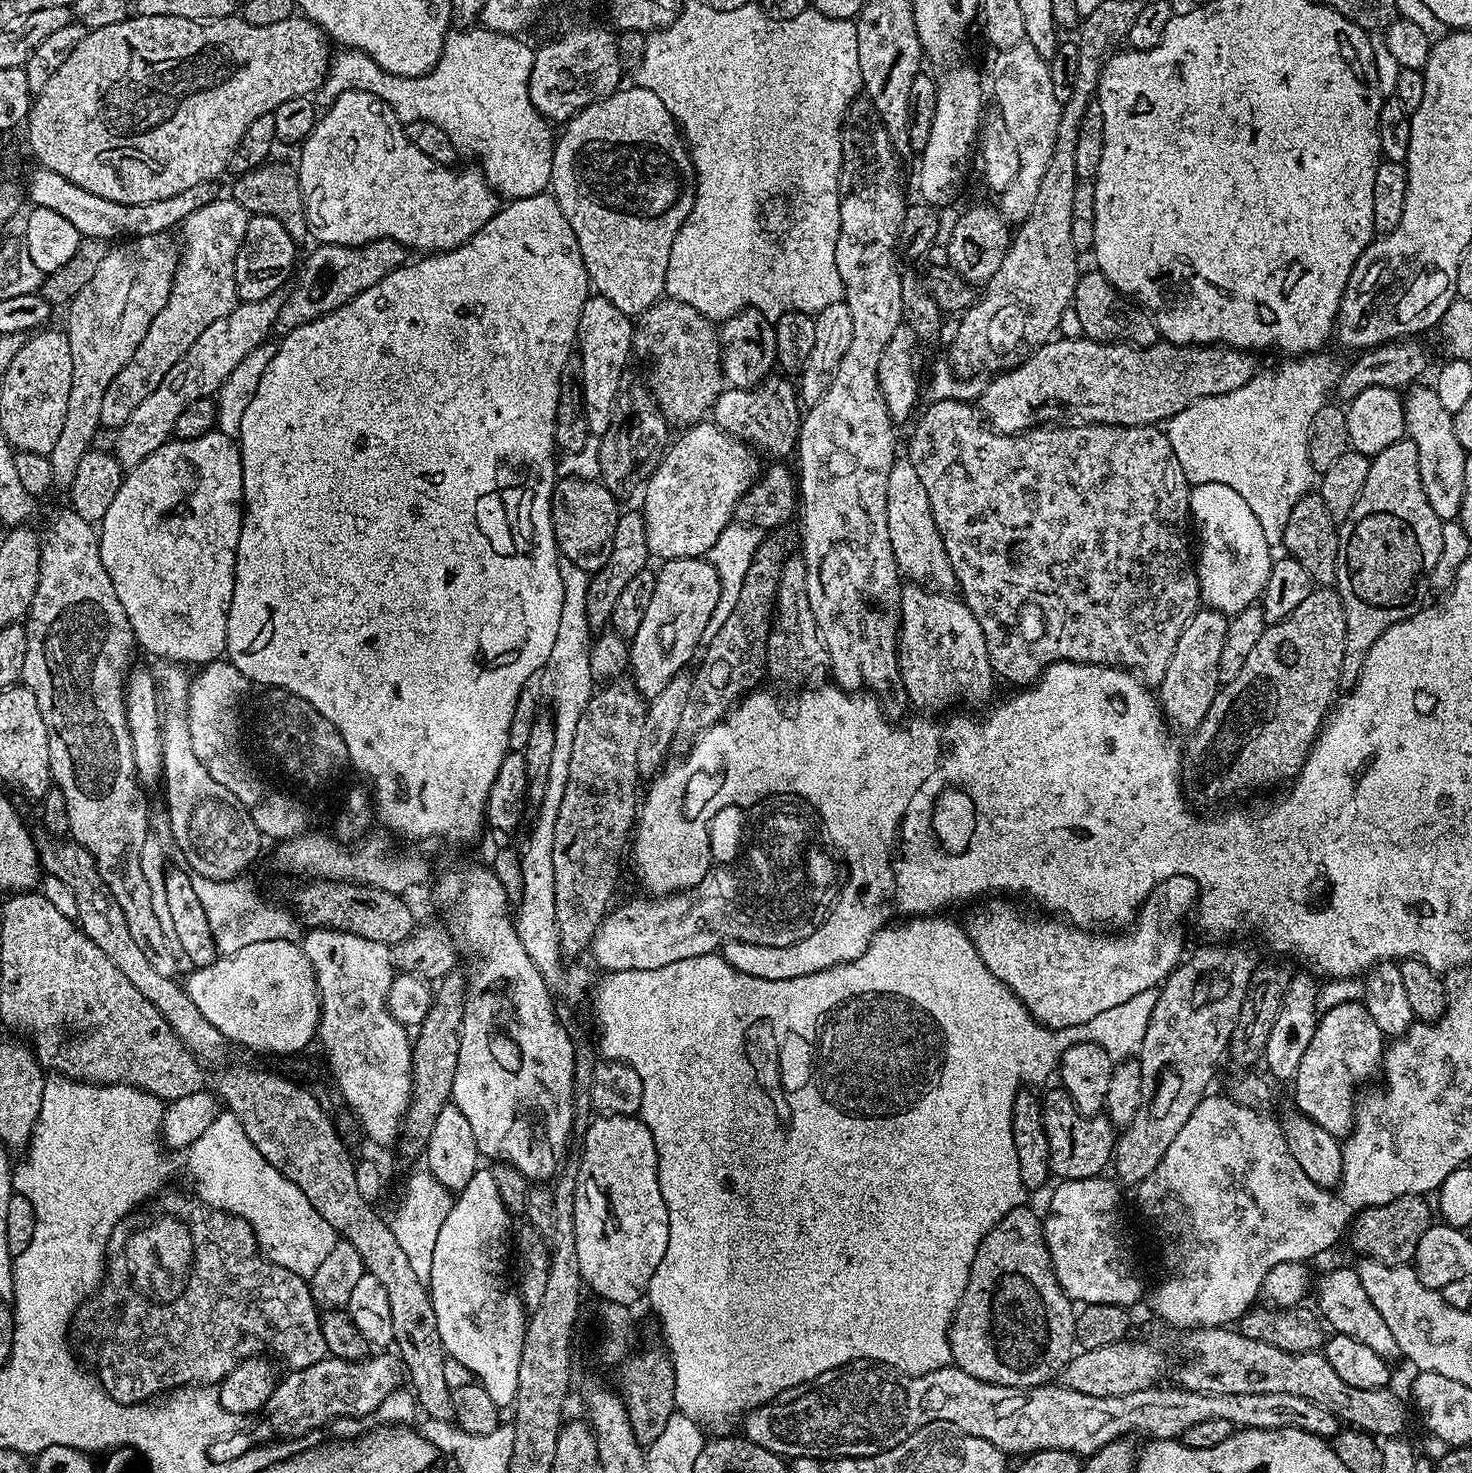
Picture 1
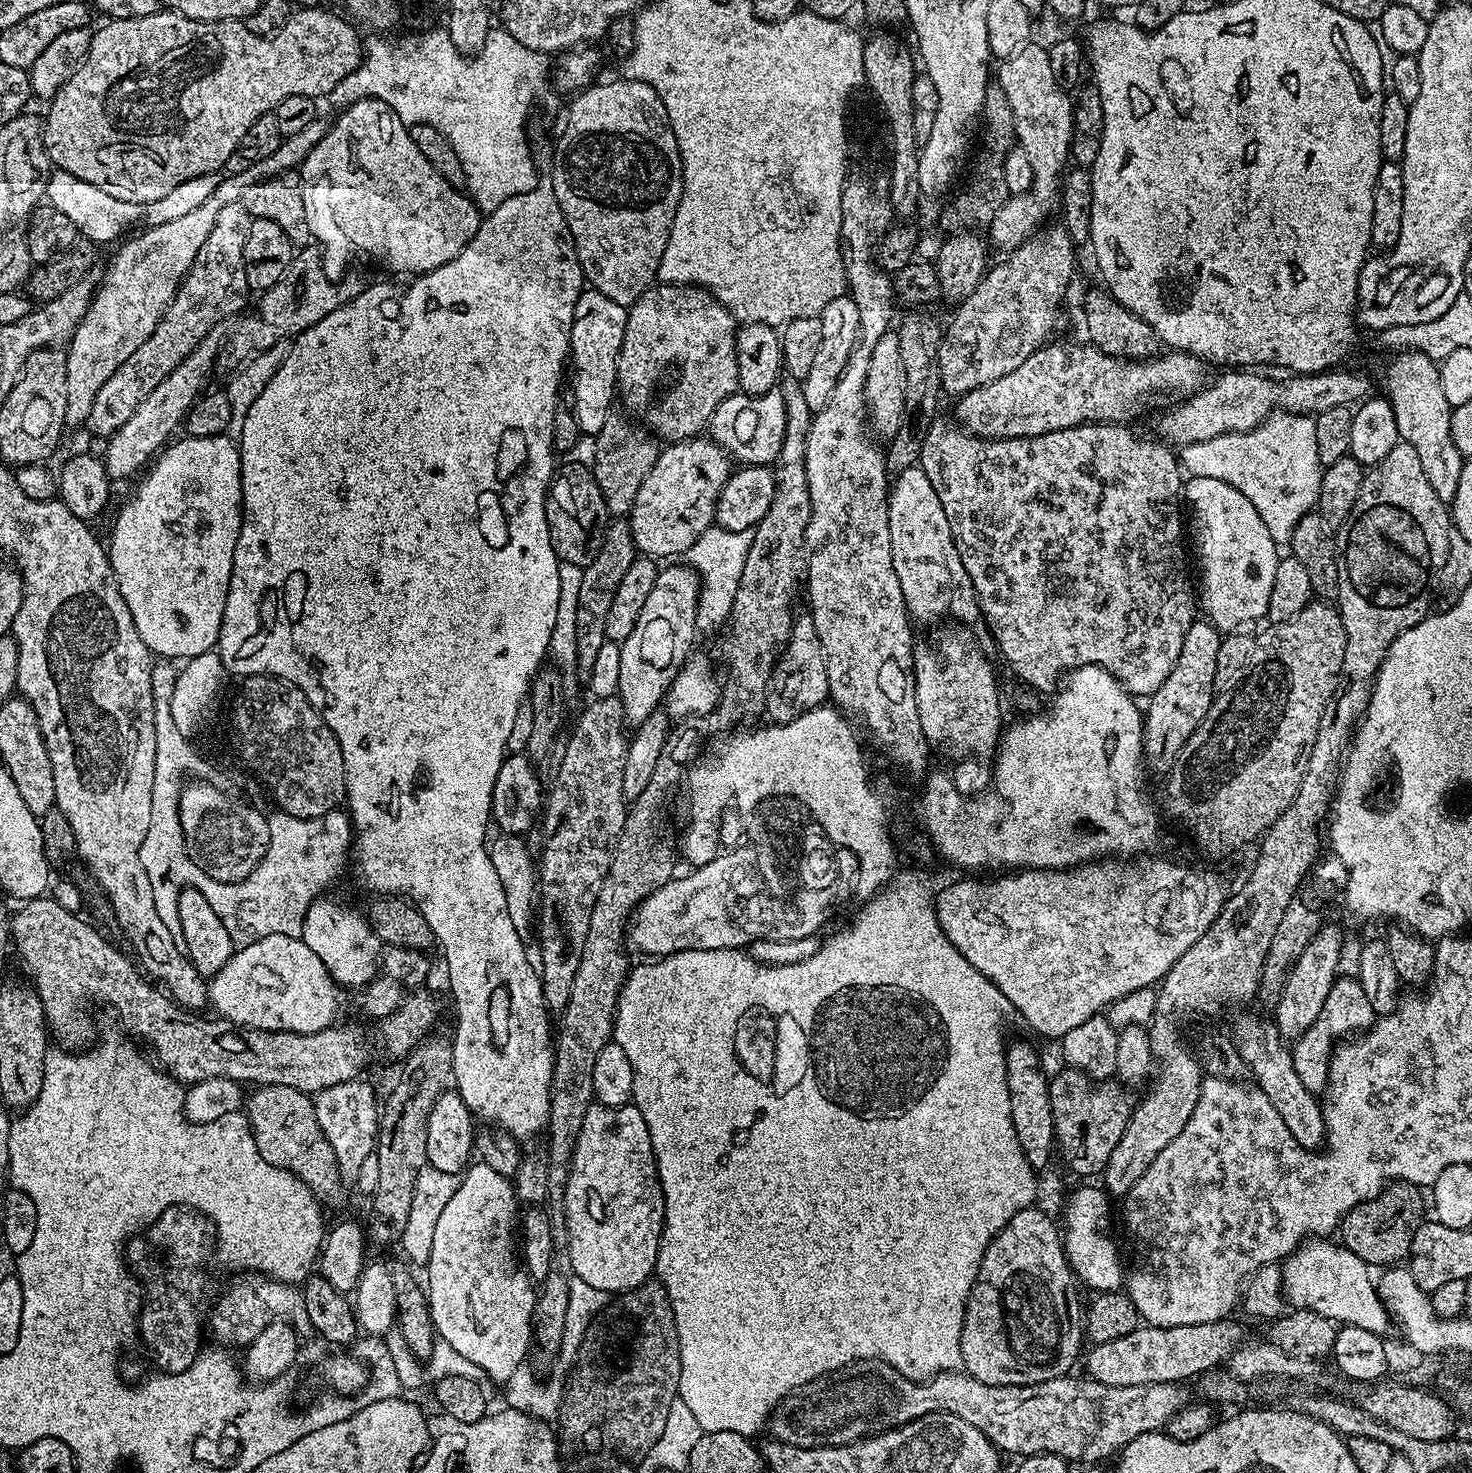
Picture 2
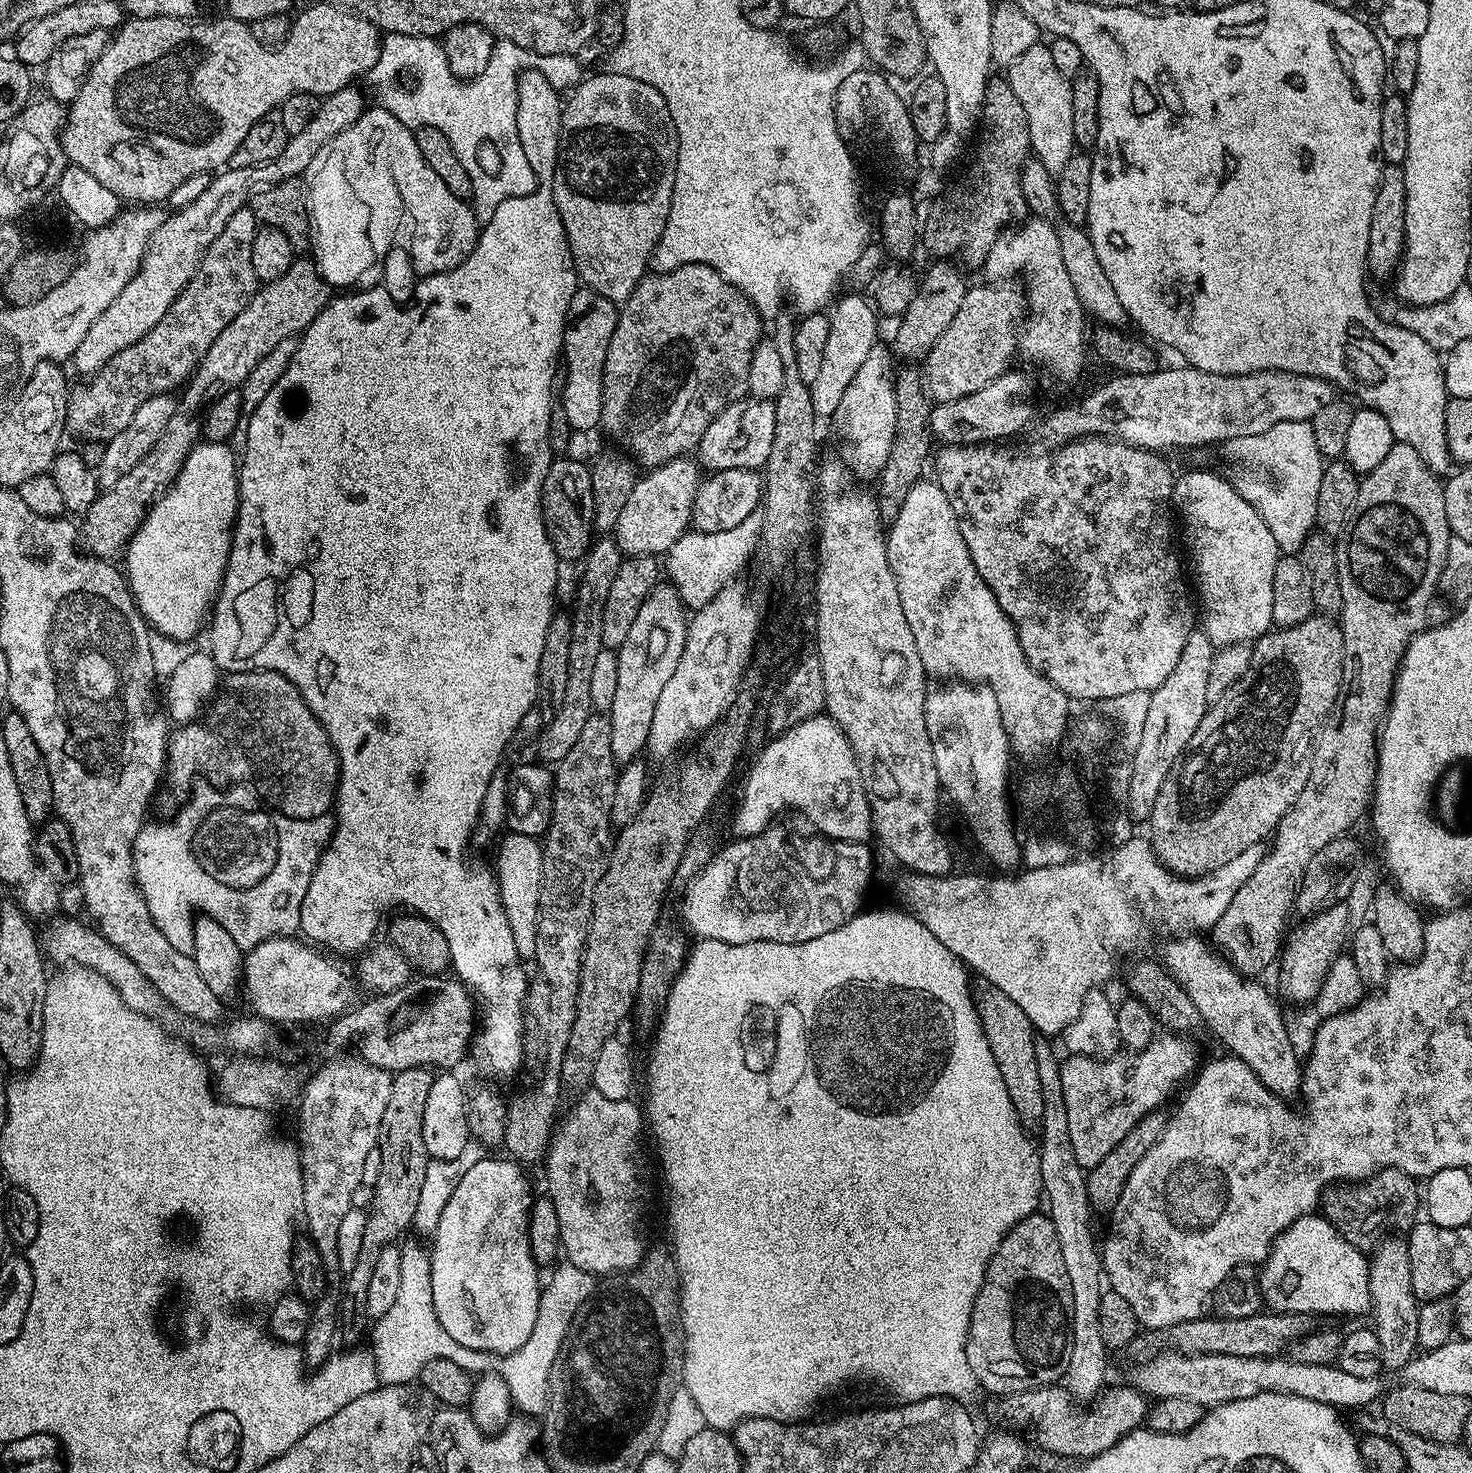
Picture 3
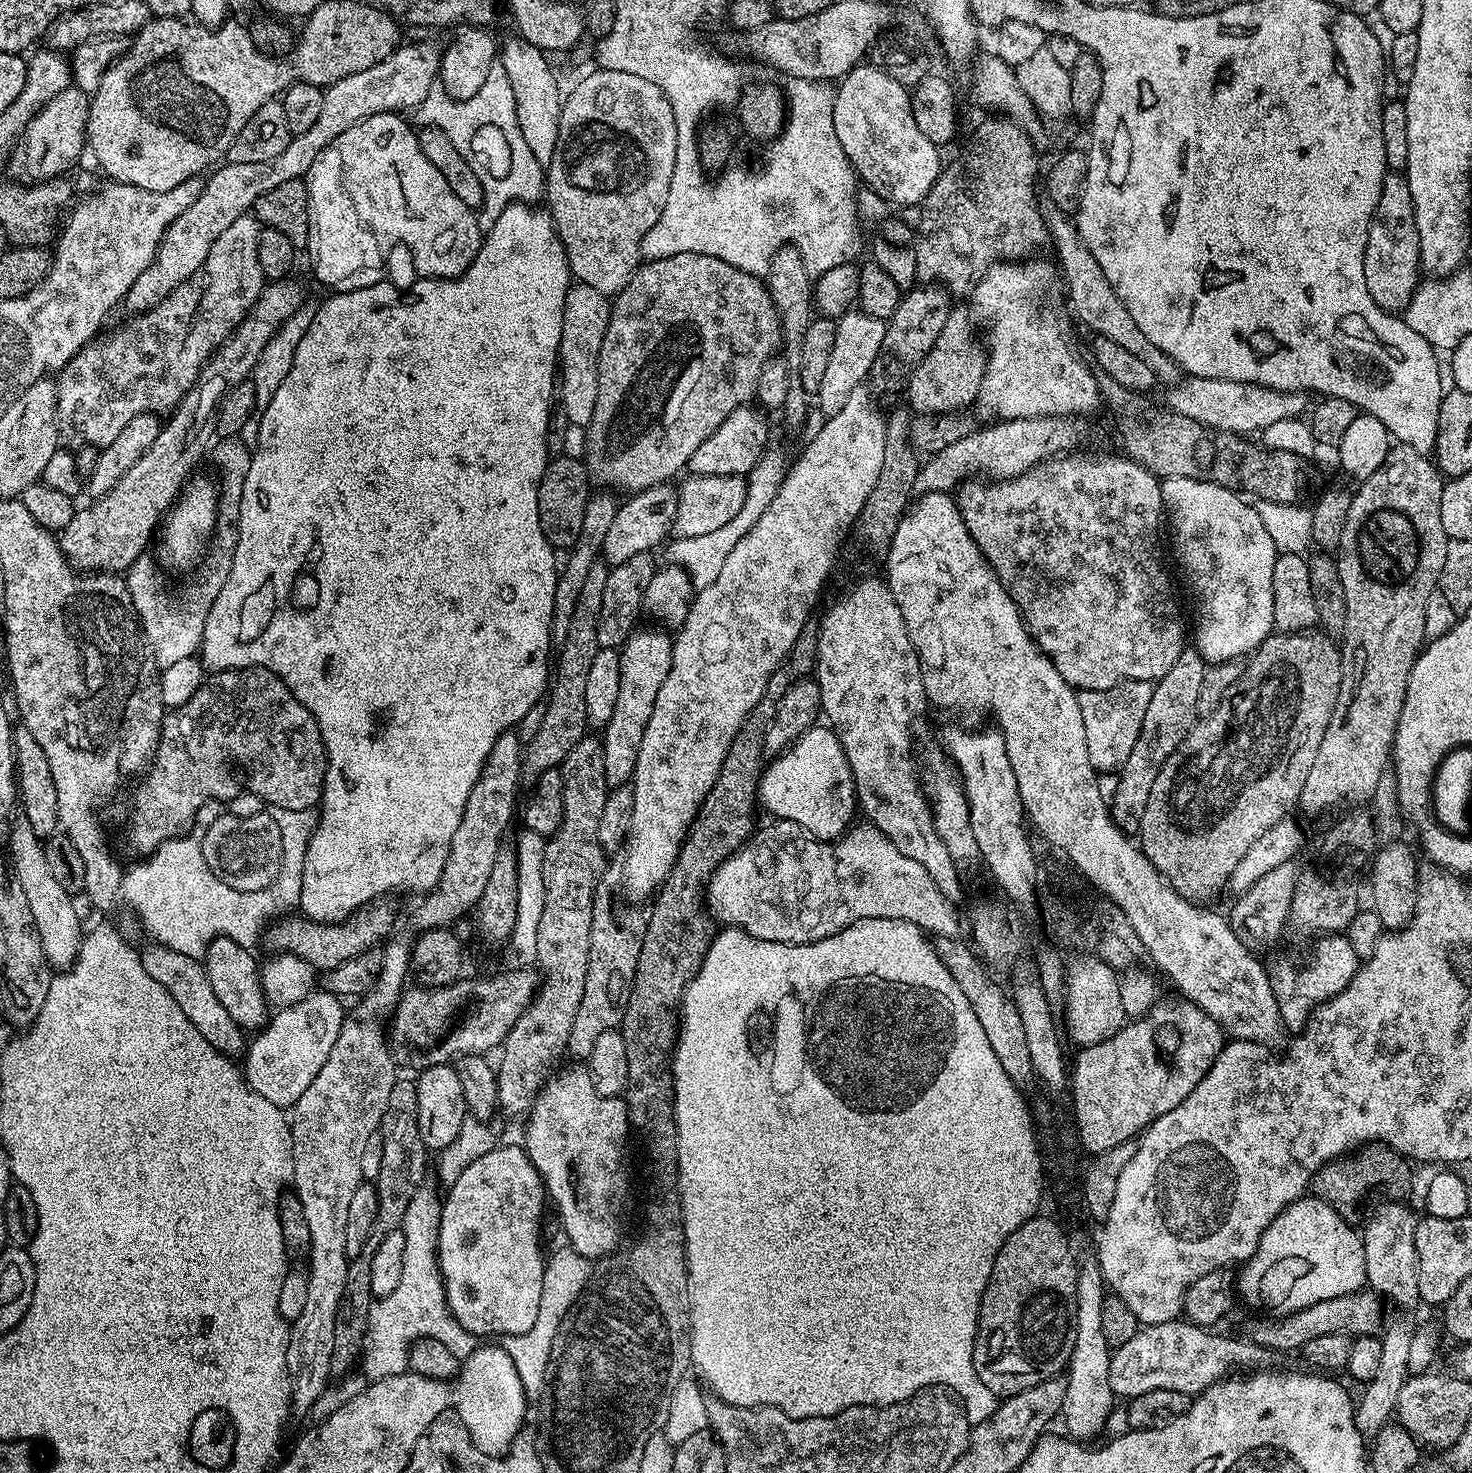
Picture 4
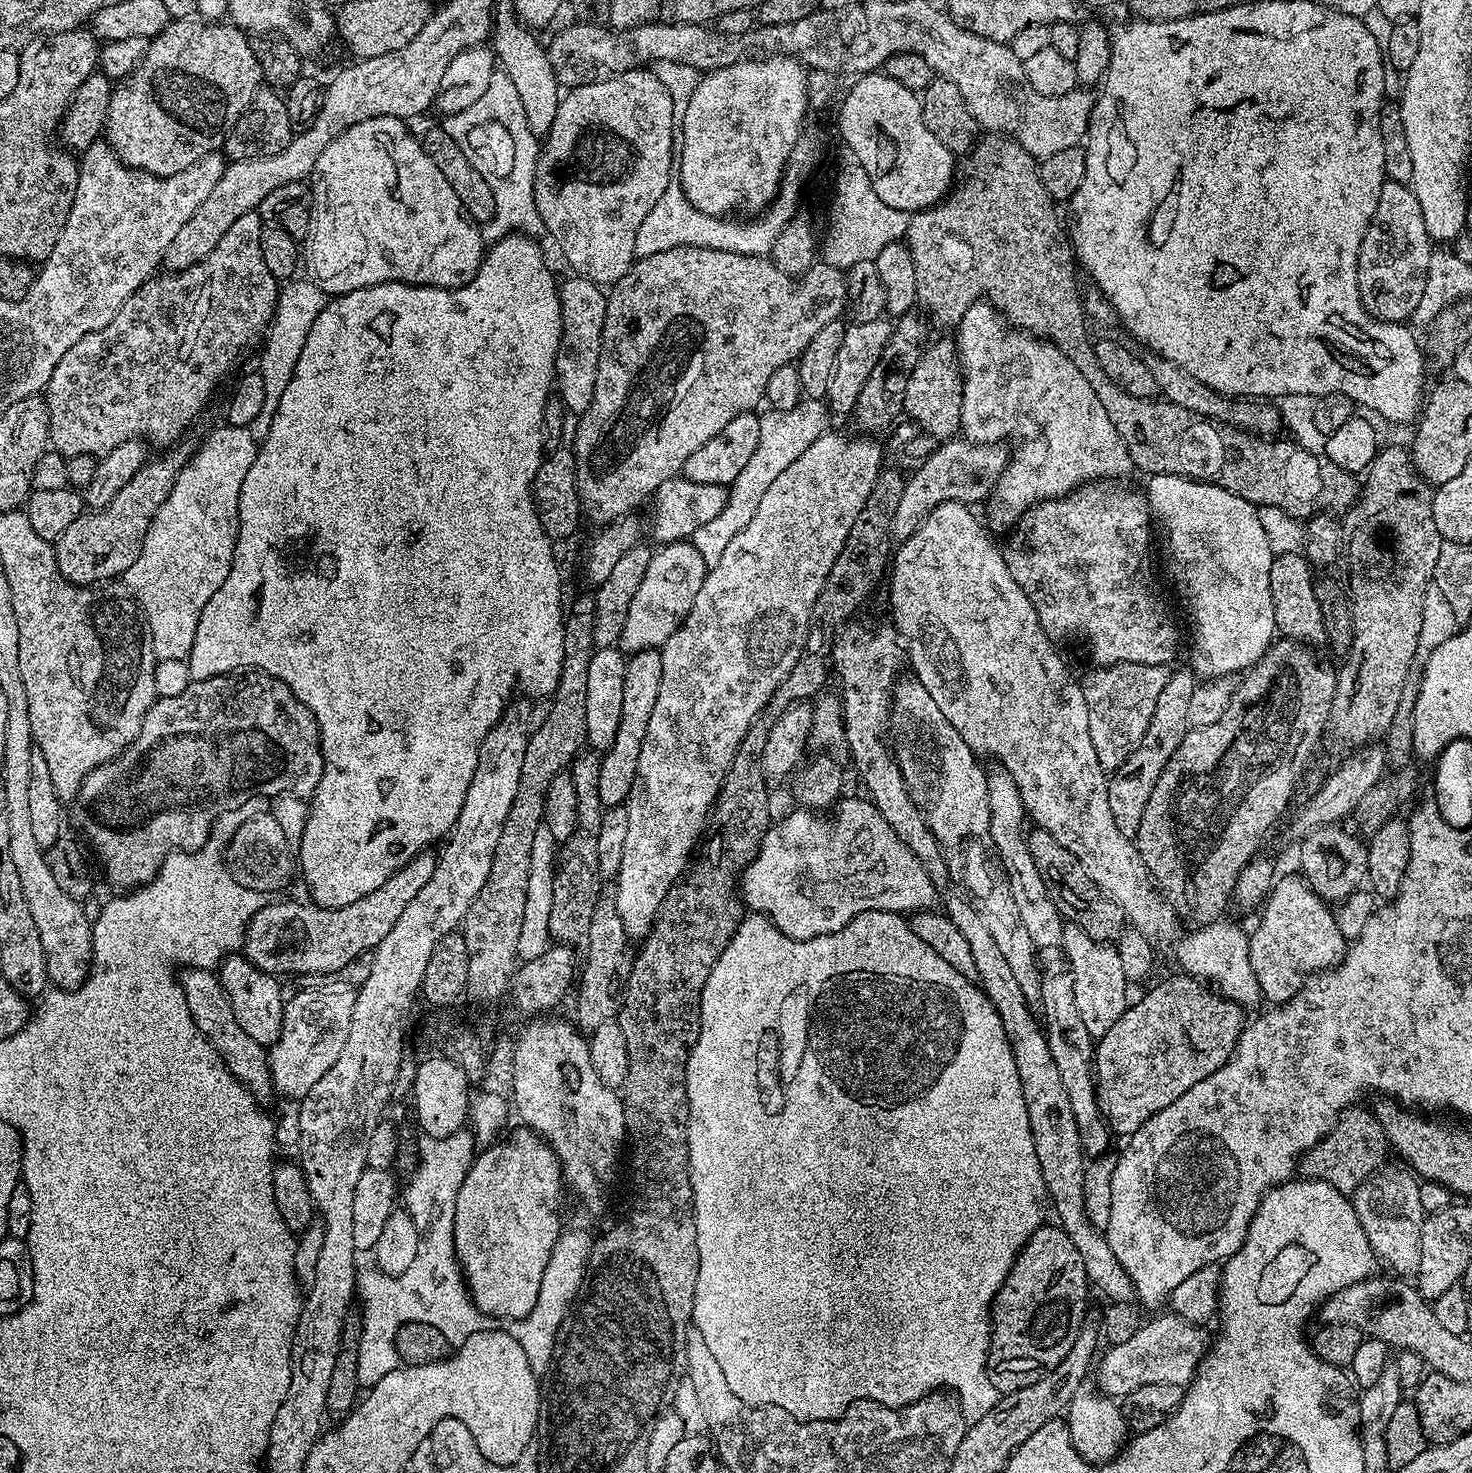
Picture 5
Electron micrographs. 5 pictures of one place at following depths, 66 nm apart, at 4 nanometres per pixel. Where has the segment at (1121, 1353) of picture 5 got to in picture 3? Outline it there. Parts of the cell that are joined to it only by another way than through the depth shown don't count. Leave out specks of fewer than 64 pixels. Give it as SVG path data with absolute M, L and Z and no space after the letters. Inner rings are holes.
M1176 1350L1155 1353L1149 1362L1138 1365L1132 1372L1131 1385L1154 1400L1184 1398L1205 1408L1225 1404L1238 1398L1253 1397L1260 1392L1288 1392L1300 1397L1321 1401L1340 1410L1369 1407L1394 1386L1391 1373L1383 1372L1374 1378L1357 1378L1342 1370L1338 1364L1315 1366L1298 1363L1289 1357L1232 1354L1186 1353Z

